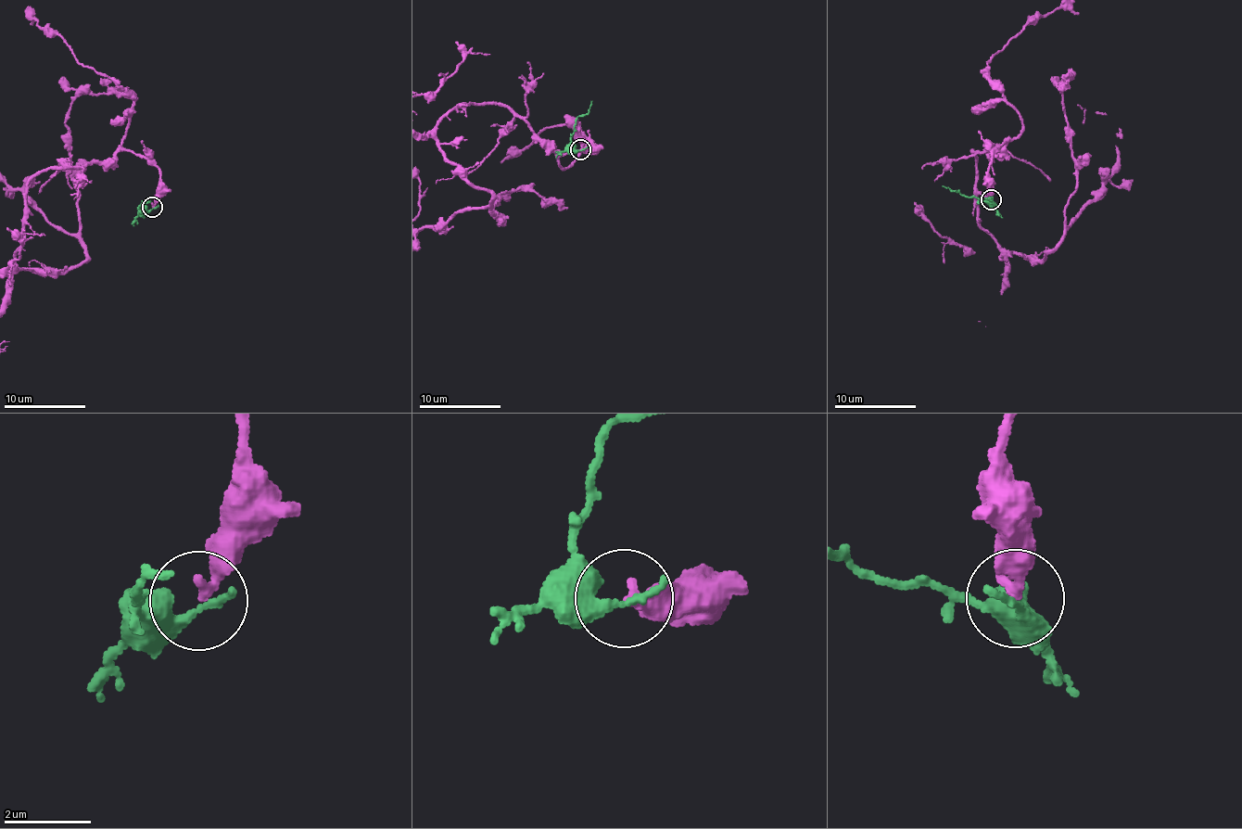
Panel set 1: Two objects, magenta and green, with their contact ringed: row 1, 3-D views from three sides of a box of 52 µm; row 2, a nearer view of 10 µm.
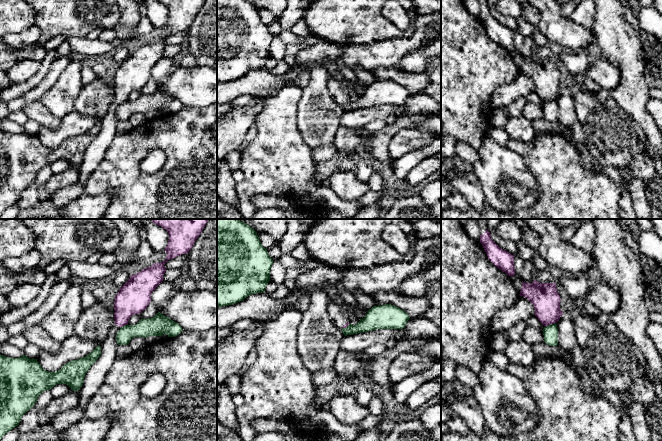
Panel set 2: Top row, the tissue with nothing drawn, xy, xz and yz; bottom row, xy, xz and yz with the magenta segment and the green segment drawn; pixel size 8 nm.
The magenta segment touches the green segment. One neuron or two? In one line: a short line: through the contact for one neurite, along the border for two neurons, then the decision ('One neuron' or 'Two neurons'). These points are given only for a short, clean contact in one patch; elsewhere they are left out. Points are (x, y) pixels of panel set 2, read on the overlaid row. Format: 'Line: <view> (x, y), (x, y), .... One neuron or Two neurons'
Line: yz (555, 322), (545, 327). Two neurons

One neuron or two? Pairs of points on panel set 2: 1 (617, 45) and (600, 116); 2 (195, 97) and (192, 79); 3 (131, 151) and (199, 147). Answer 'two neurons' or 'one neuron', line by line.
1: two neurons
2: one neuron
3: one neuron

